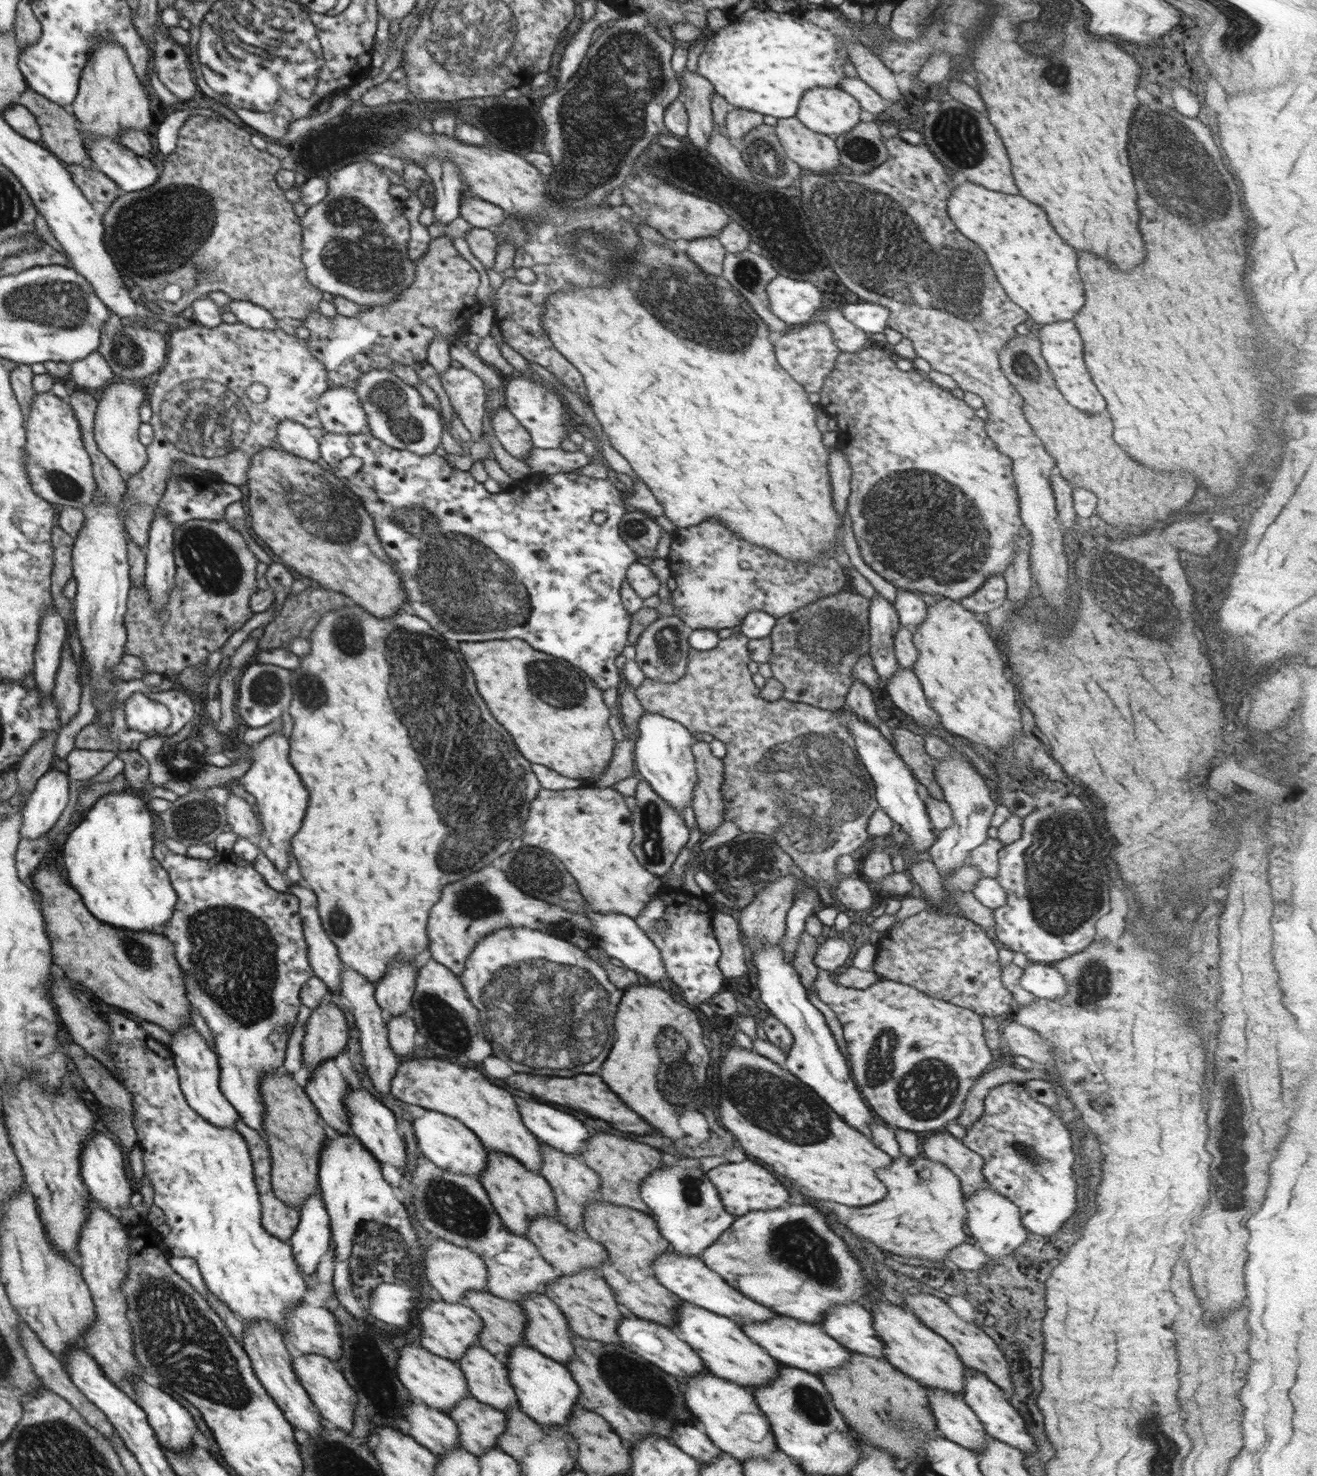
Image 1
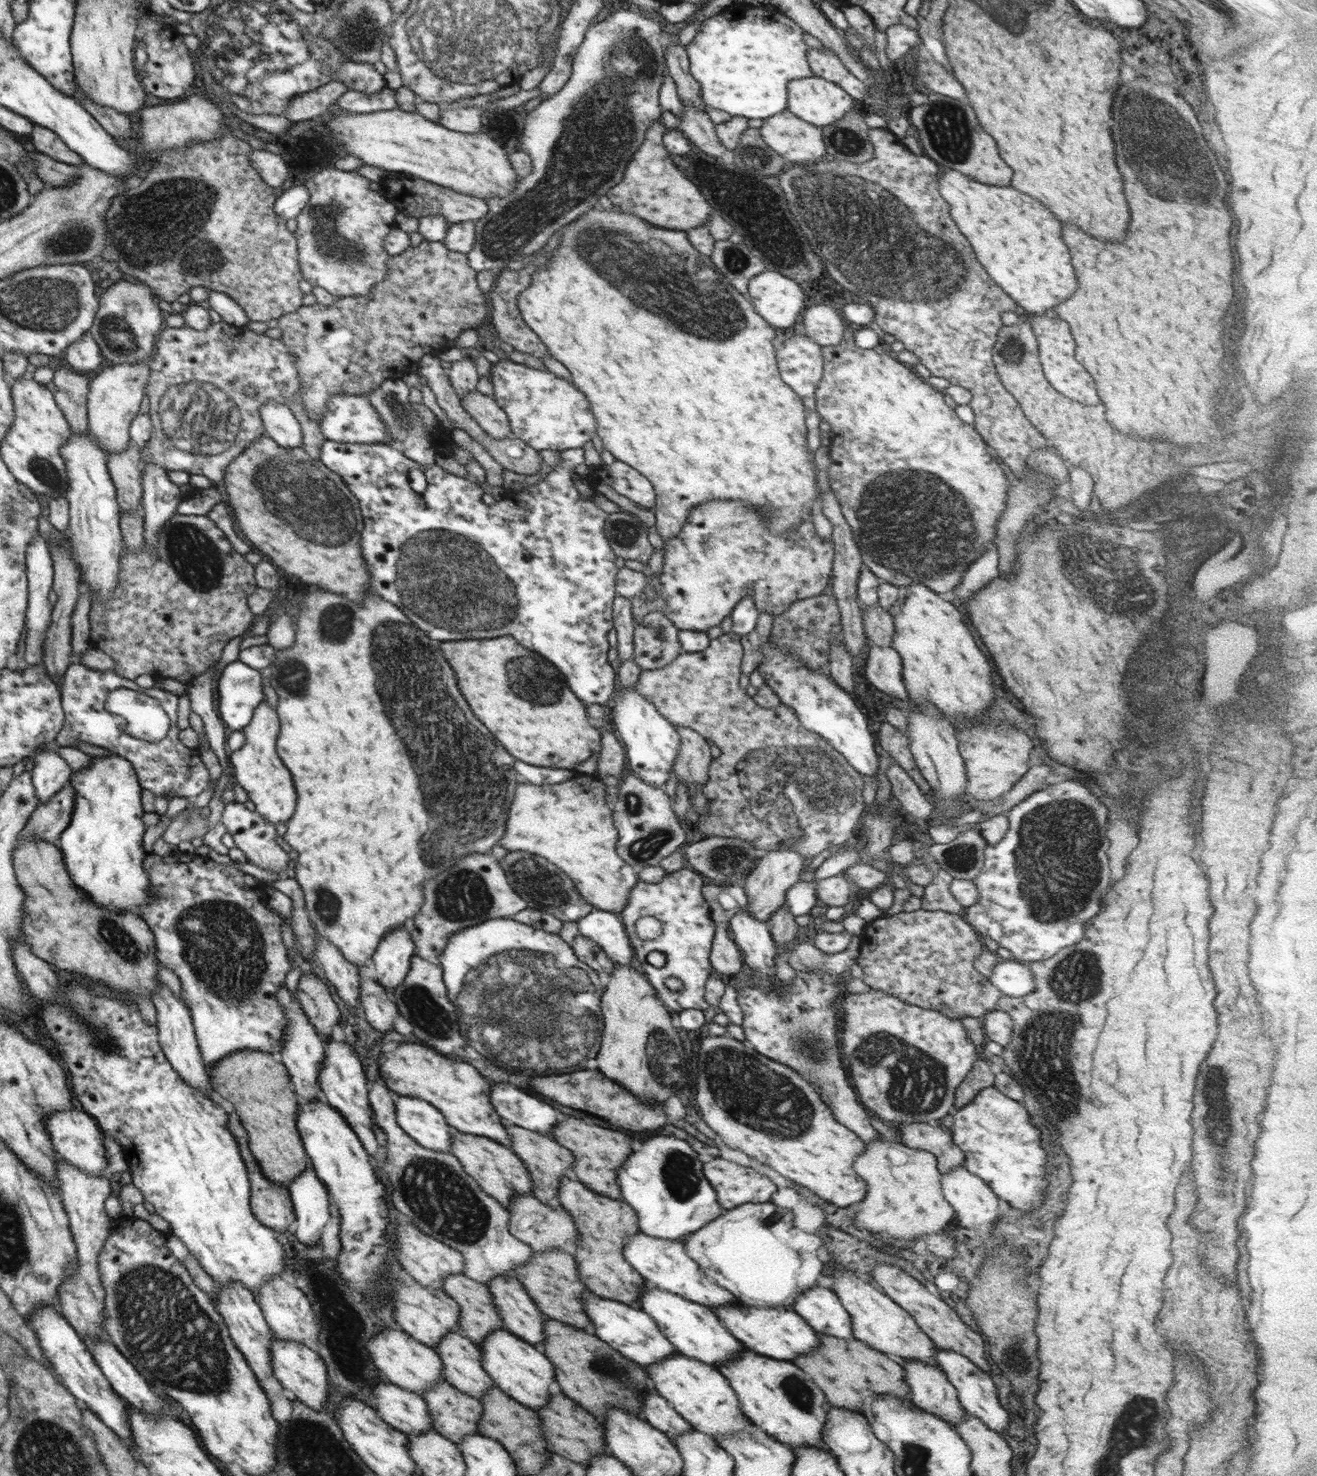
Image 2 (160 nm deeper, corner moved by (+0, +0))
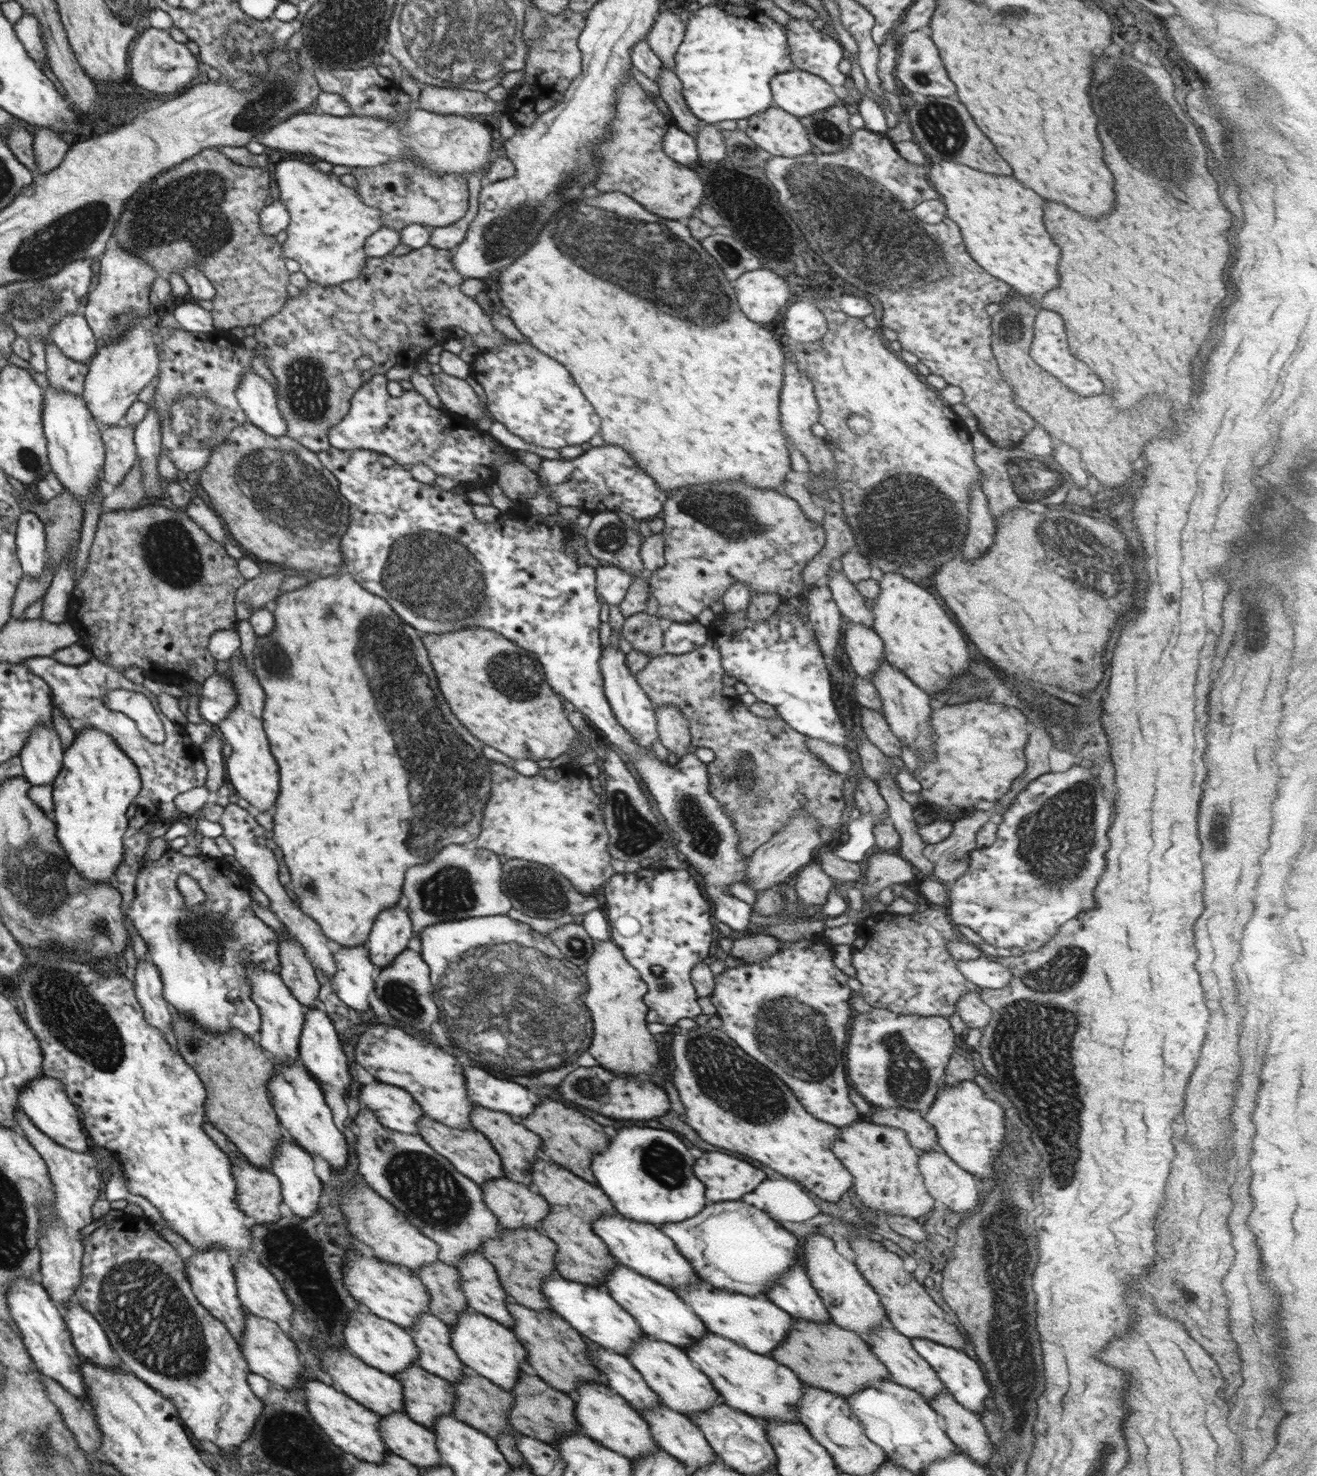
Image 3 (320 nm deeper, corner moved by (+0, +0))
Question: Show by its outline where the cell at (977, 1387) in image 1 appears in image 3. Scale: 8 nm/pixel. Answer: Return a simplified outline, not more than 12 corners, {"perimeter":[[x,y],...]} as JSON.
{"perimeter":[[911,1339],[956,1402],[978,1415],[990,1387],[964,1351]]}

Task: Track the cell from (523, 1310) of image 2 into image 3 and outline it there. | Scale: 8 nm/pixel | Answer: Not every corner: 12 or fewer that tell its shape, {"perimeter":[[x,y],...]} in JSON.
{"perimeter":[[480,1253],[459,1260],[470,1310],[512,1328],[512,1299]]}

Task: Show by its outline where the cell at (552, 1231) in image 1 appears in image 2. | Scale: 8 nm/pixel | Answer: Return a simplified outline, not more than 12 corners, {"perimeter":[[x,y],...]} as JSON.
{"perimeter":[[534,1195],[510,1201],[510,1234],[536,1252],[580,1240],[562,1207]]}

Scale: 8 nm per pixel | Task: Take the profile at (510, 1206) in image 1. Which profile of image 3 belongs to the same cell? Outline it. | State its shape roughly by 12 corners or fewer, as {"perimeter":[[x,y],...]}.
{"perimeter":[[422,1115],[419,1136],[480,1185],[505,1177],[499,1154],[476,1129]]}

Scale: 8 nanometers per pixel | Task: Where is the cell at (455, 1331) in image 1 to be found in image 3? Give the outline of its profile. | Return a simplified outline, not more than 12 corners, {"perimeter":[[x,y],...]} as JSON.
{"perimeter":[[349,1251],[344,1287],[359,1304],[411,1330],[429,1313],[414,1272]]}

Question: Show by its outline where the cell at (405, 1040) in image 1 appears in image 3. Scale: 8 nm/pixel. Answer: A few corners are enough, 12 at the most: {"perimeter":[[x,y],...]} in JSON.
{"perimeter":[[336,945],[330,981],[338,999],[372,1009],[378,967],[362,945]]}

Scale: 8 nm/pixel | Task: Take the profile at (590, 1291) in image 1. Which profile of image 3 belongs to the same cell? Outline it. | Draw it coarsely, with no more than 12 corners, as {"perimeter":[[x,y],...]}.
{"perimeter":[[501,1228],[480,1254],[512,1300],[553,1311],[558,1246],[541,1231]]}

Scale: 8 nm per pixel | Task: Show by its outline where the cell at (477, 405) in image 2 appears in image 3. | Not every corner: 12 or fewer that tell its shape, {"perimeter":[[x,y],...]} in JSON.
{"perimeter":[[444,372],[431,383],[446,408],[476,422],[485,409],[465,380]]}

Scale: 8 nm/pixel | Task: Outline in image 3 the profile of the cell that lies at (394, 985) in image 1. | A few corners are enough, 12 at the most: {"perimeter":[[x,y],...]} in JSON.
{"perimeter":[[402,906],[385,908],[368,935],[369,959],[388,966],[413,932]]}

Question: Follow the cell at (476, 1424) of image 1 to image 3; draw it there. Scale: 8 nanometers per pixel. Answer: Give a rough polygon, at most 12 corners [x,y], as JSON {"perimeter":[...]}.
{"perimeter":[[418,1365],[393,1376],[405,1413],[431,1430],[452,1415],[452,1383]]}

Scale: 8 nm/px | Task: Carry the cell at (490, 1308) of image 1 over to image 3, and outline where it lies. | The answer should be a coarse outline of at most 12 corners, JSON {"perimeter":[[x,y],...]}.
{"perimeter":[[436,1261],[416,1276],[429,1313],[451,1325],[470,1310],[457,1268]]}

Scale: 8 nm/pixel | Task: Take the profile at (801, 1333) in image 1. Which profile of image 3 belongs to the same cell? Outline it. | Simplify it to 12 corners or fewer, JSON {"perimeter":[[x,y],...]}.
{"perimeter":[[672,1289],[710,1333],[772,1352],[791,1314],[764,1294]]}

